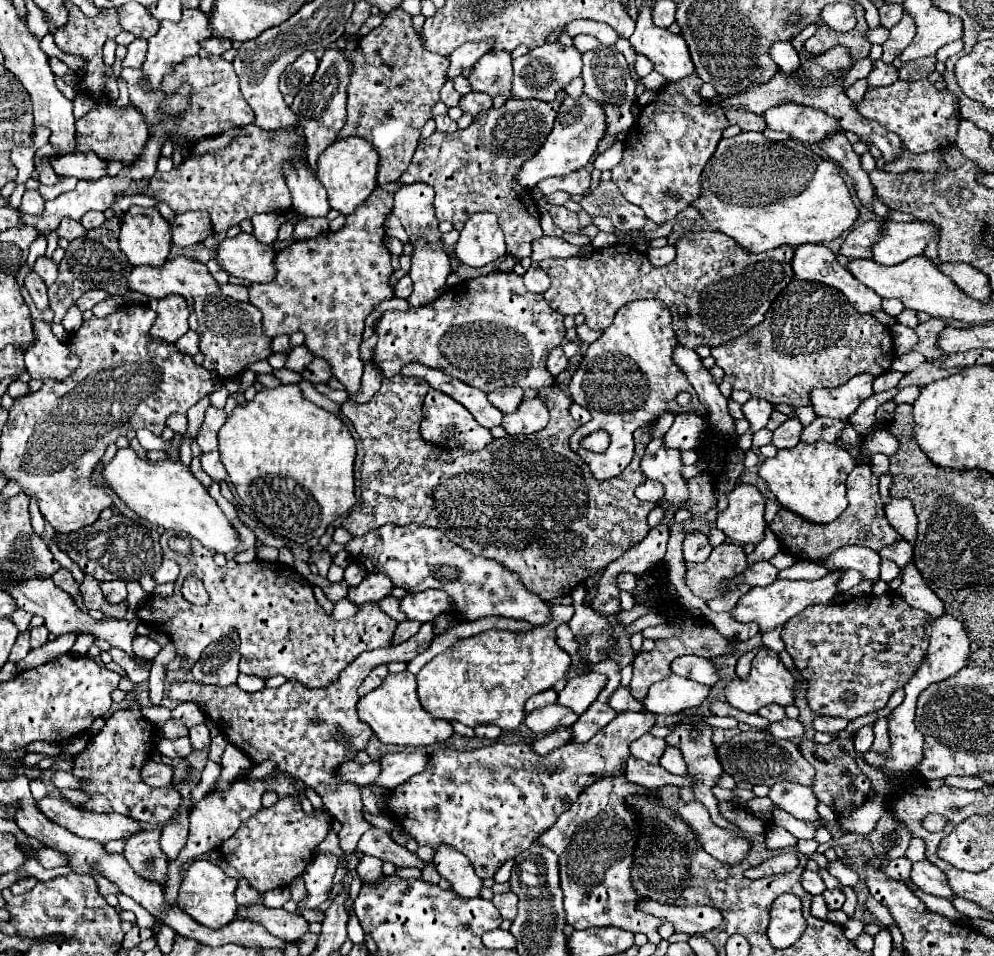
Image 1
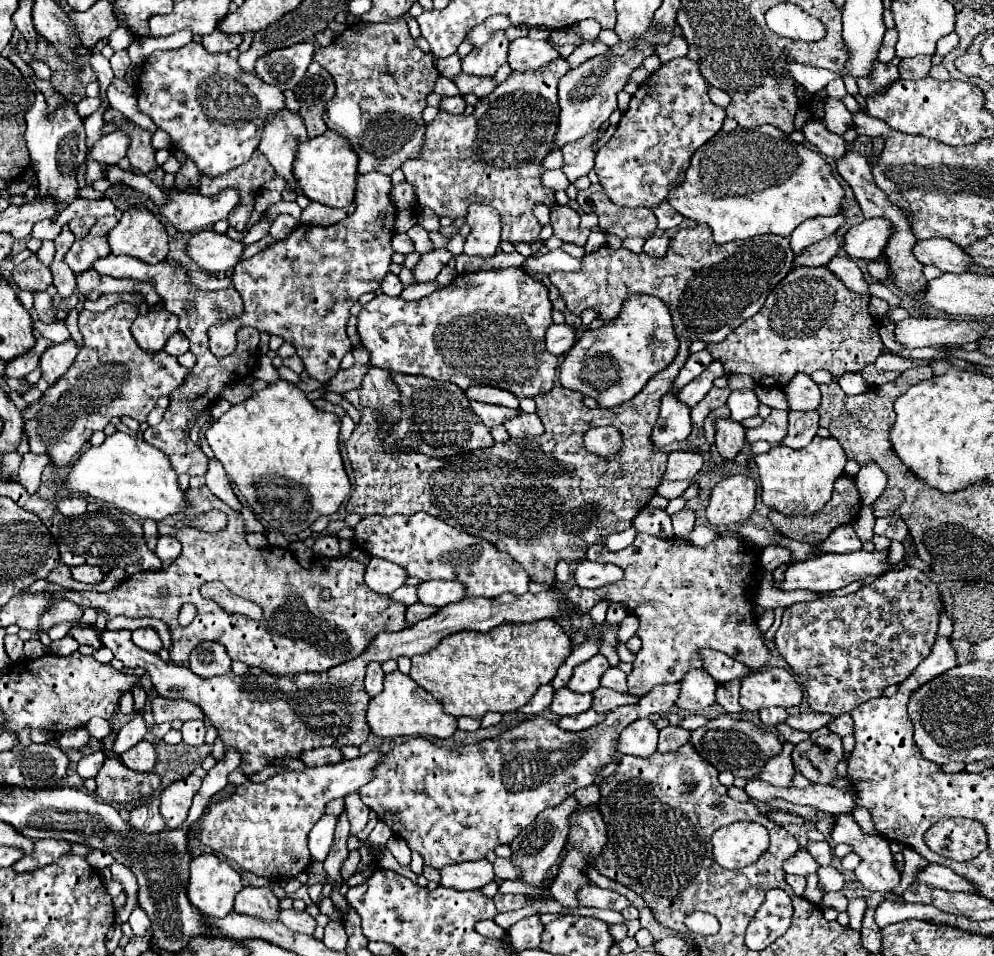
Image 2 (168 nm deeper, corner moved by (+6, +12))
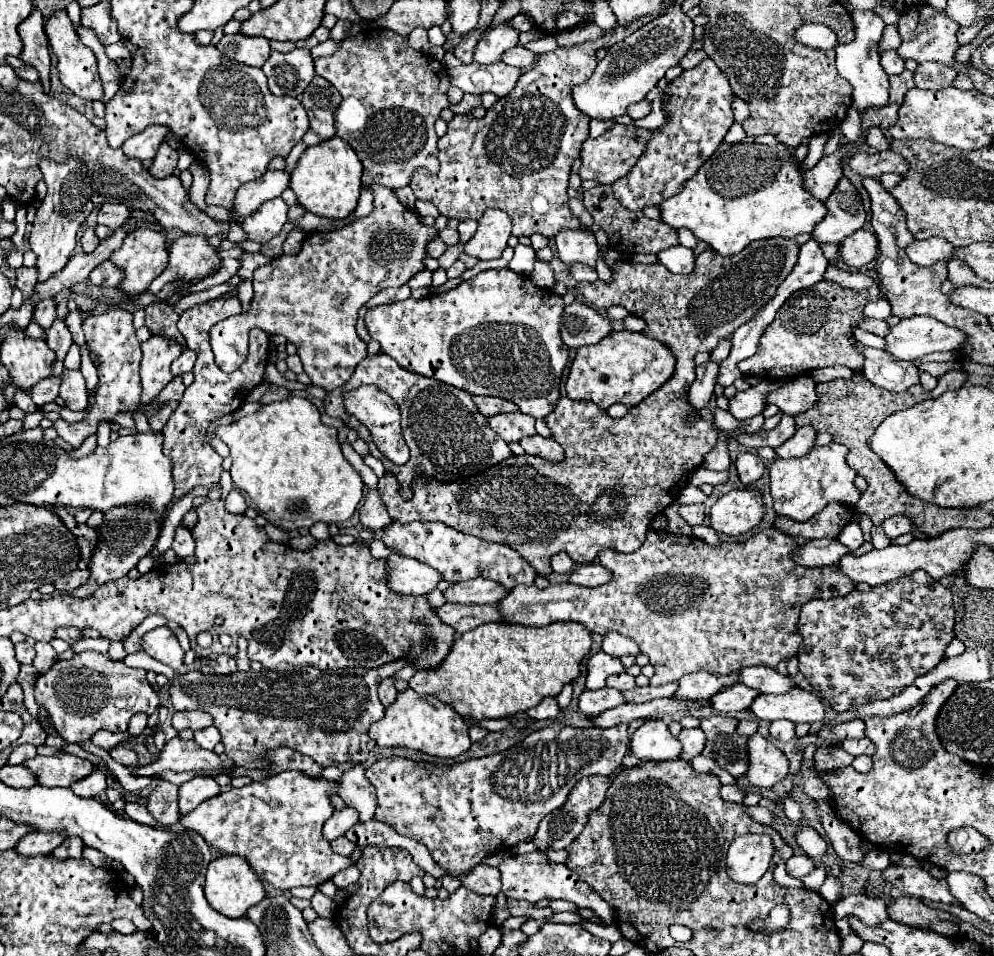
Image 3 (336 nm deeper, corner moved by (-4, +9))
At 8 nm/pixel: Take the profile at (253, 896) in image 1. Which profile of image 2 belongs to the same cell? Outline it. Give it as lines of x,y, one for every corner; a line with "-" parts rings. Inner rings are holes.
243,887
235,897
235,911
273,921
277,919
279,905
269,887

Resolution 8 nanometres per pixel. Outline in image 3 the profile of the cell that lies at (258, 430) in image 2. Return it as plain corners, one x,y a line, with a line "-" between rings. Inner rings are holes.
291,396
289,400
267,404
259,412
239,418
229,426
219,426
215,434
231,450
233,484
251,498
255,508
261,510
273,526
281,530
299,530
303,526
311,528
315,522
339,524
353,516
363,496
363,480
341,454
337,430
321,424
317,406
313,406
307,398

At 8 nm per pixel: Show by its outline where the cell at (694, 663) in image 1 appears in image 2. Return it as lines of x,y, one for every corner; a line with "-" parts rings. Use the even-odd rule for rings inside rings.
701,649
699,657
703,659
703,669
713,675
719,683
725,681
733,681
733,679
741,679
747,675
747,667
737,663
735,659
719,653
719,651
711,651
711,649

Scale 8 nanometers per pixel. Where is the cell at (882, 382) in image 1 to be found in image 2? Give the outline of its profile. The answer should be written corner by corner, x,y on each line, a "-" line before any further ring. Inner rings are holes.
867,365
863,371
861,371
863,379
869,383
869,385
883,385
887,381
893,381
899,373
897,371
879,371
875,369
873,365

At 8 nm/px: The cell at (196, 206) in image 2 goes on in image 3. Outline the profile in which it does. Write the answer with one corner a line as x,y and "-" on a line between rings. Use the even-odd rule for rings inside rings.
287,168
275,170
275,172
267,170
259,180
247,182
237,190
233,216
249,216
263,202
281,196
281,192
285,188
289,188
289,172
287,172

